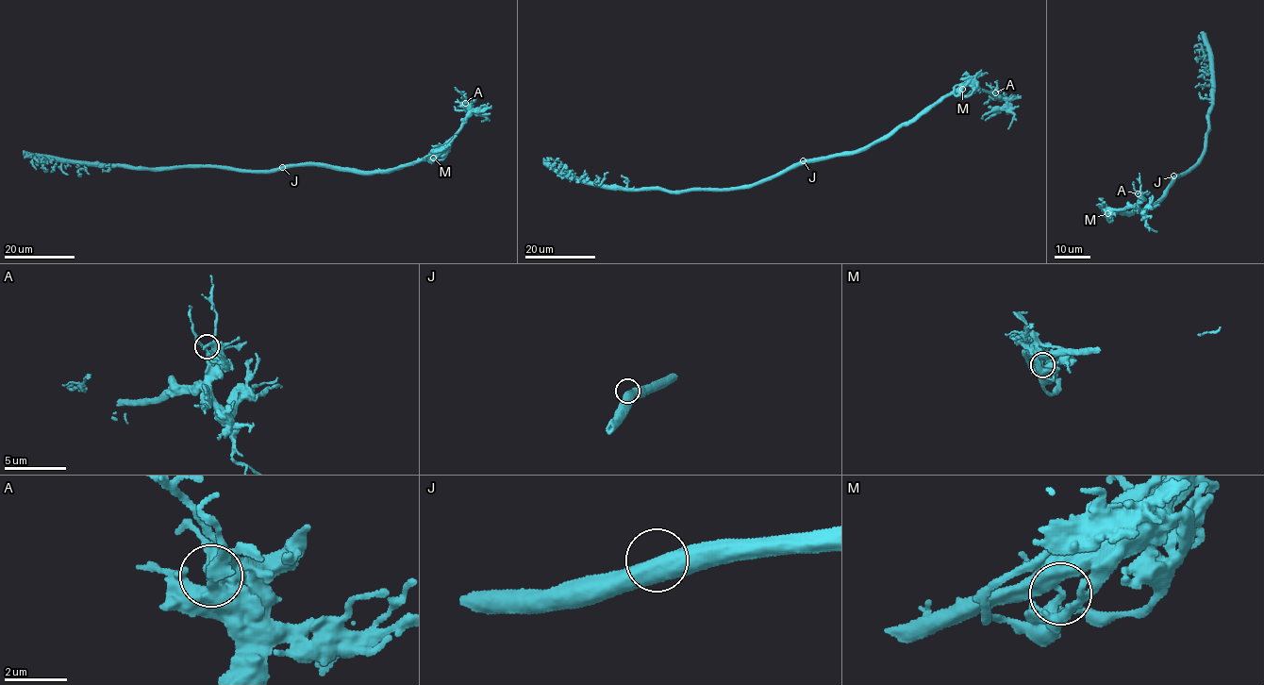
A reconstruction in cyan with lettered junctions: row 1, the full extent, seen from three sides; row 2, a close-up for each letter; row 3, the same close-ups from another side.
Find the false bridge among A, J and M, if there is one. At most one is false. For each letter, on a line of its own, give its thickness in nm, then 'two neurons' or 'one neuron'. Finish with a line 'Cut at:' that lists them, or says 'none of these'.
A: 280 nm | one neuron
J: 550 nm | one neuron
M: 360 nm | two neurons
Cut at: M

